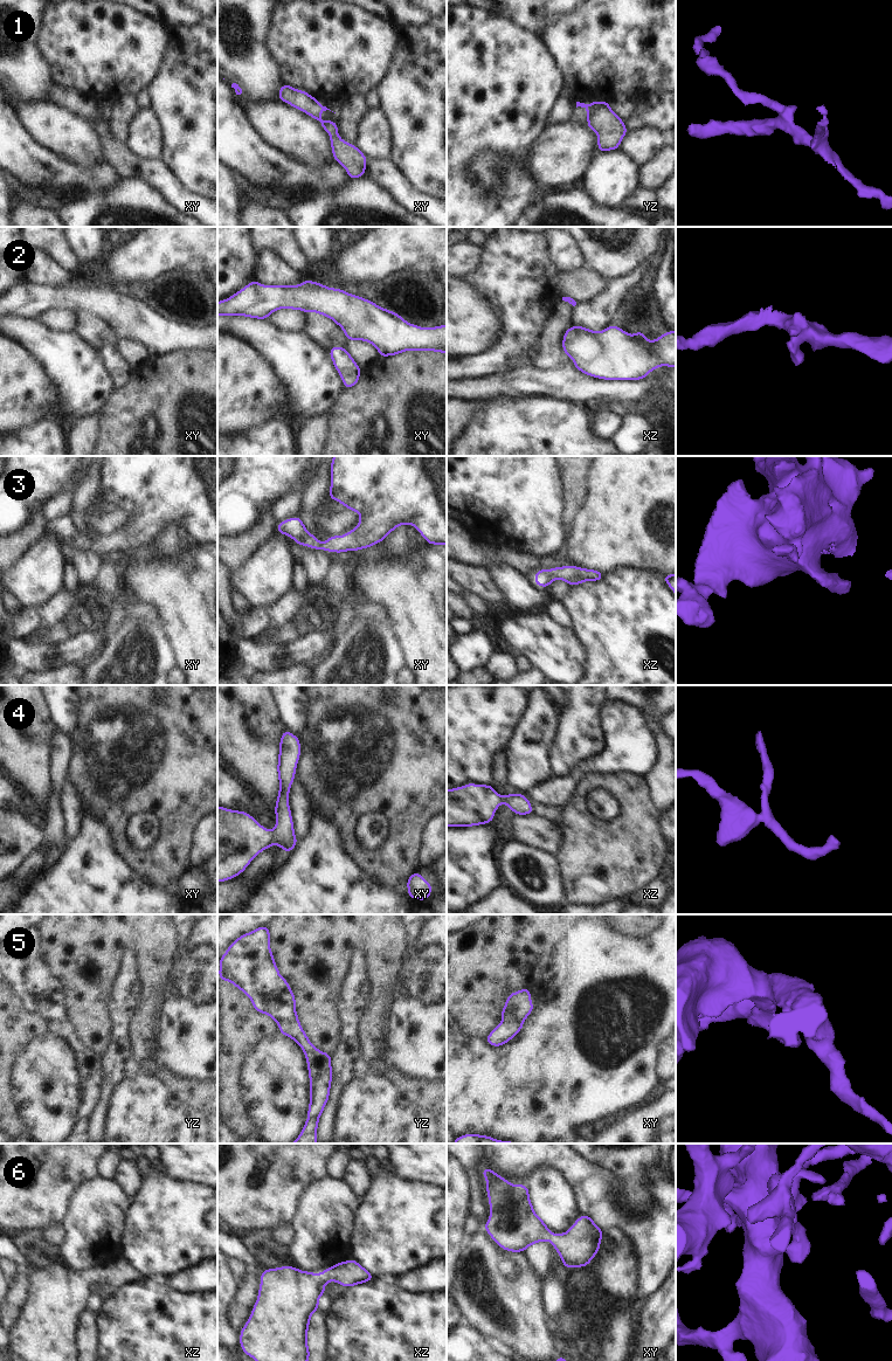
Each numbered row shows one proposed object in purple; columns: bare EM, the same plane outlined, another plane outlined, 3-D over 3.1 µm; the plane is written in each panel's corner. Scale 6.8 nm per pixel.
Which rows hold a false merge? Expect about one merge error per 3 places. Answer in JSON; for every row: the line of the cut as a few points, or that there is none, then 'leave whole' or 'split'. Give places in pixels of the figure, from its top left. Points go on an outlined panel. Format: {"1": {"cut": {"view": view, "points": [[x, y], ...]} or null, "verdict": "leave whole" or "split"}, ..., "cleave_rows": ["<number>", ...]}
{"1": {"cut": {"view": "xy", "points": [[319, 114], [313, 117]]}, "verdict": "split"}, "2": {"cut": null, "verdict": "leave whole"}, "3": {"cut": null, "verdict": "leave whole"}, "4": {"cut": null, "verdict": "leave whole"}, "5": {"cut": null, "verdict": "leave whole"}, "6": {"cut": null, "verdict": "leave whole"}, "cleave_rows": ["1"]}

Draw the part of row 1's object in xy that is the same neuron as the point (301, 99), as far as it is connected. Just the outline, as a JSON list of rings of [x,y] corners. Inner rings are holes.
[[[285,83],[282,84],[278,91],[278,99],[305,112],[314,118],[320,115],[320,102],[304,90],[295,89]]]

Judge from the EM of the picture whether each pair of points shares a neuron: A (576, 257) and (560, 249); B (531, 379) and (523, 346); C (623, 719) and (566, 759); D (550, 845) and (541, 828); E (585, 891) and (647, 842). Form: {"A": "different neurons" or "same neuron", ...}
{"A": "same neuron", "B": "different neurons", "C": "different neurons", "D": "same neuron", "E": "same neuron"}

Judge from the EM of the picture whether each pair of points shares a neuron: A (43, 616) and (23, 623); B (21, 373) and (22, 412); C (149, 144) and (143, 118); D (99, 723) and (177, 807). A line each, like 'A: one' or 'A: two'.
A: one
B: one
C: one
D: one

